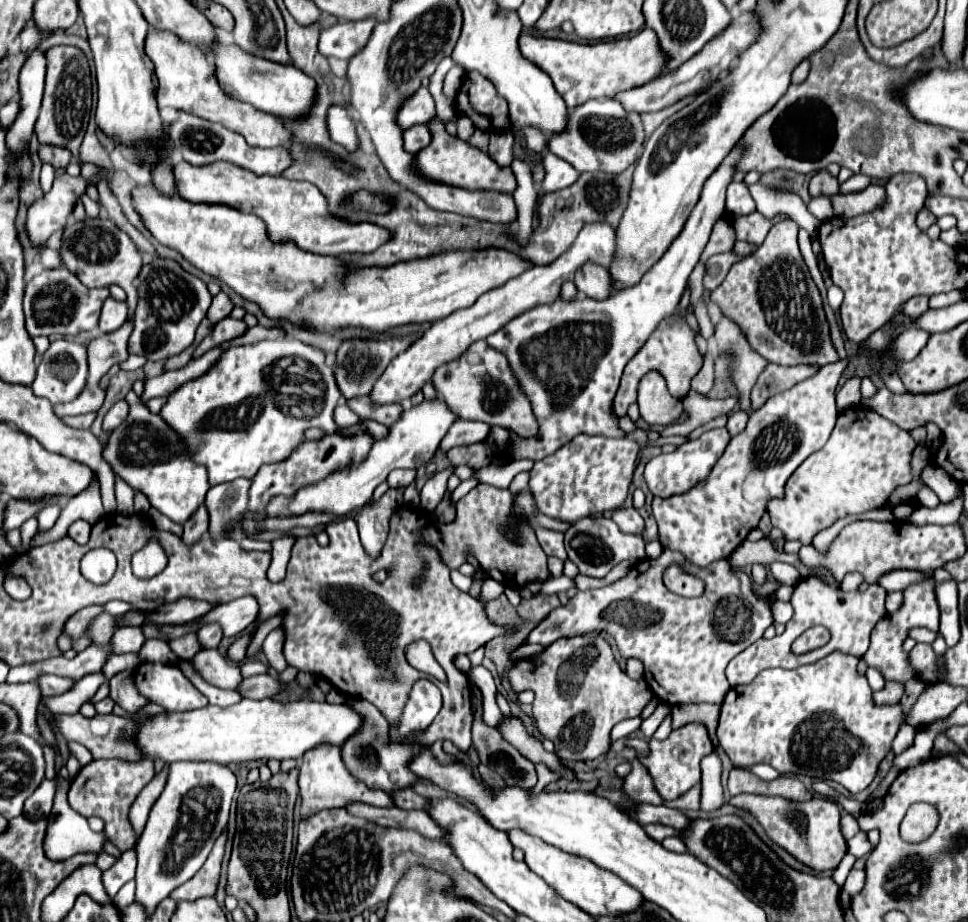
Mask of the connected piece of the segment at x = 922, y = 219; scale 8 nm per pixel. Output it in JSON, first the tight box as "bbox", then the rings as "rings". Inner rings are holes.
{"bbox":[917,207,937,231],"rings":[[[923,207],[921,213],[917,215],[917,225],[919,225],[923,231],[927,231],[927,229],[935,223],[935,219],[937,219],[937,217],[935,217],[927,207]]]}

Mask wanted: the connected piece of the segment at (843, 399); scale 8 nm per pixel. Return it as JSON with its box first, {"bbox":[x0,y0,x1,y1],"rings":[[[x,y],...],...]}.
{"bbox":[837,377,861,413],"rings":[[[853,377],[839,389],[839,393],[837,393],[837,411],[839,413],[845,413],[847,409],[859,405],[859,401],[861,401],[861,393],[859,393],[861,385],[859,383],[861,381],[857,377]]]}

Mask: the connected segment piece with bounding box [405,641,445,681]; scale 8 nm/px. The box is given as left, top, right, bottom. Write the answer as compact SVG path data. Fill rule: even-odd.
M415 641L415 643L407 645L405 657L407 657L407 663L411 667L415 667L417 671L423 671L427 675L433 675L439 681L445 681L445 671L435 661L433 651L431 651L431 647L429 647L427 641Z

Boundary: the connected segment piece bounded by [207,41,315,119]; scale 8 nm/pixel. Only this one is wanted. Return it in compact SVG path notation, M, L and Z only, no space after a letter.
M219 41L207 47L207 55L213 55L215 73L221 89L239 101L251 103L259 111L295 119L305 115L315 99L315 81L293 65L265 61L263 57L253 57L251 53L245 53L237 45L223 45Z

